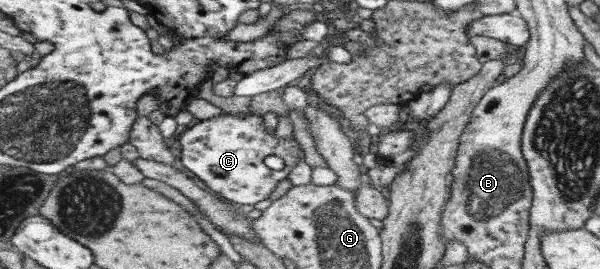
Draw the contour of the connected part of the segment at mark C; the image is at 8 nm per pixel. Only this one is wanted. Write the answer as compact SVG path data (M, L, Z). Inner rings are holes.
M251 111L236 115L223 113L200 121L186 130L179 141L182 165L224 201L240 205L255 205L259 201L269 200L279 181L287 179L293 167L297 167L297 163L305 157L305 151L301 149L301 143L297 139L279 138L275 130L269 133L261 116ZM271 154L283 159L283 169L273 170L265 165L265 157Z

